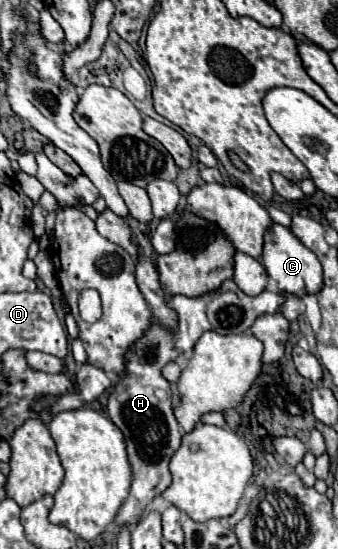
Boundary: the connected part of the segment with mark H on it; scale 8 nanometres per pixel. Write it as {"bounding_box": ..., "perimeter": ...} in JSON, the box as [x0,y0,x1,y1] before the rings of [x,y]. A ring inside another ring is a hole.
{"bounding_box":[108,286,284,528],"perimeter":[[[226,286],[220,290],[188,298],[188,296],[172,296],[168,300],[170,308],[178,312],[178,332],[162,332],[162,326],[158,326],[156,320],[152,320],[152,326],[148,332],[136,342],[134,352],[128,354],[128,366],[126,374],[120,378],[120,382],[114,386],[114,392],[108,398],[108,418],[124,432],[126,448],[128,448],[128,460],[132,464],[132,488],[128,500],[122,504],[114,524],[118,528],[138,524],[142,516],[146,514],[146,508],[152,504],[156,496],[160,496],[172,482],[168,464],[174,452],[180,448],[182,434],[178,430],[178,422],[174,418],[174,394],[162,376],[164,364],[176,360],[186,350],[194,348],[196,340],[206,330],[214,330],[218,334],[240,334],[248,332],[254,320],[260,314],[272,314],[278,312],[280,304],[284,302],[282,294],[272,294],[270,290],[264,290],[260,296],[244,296],[238,292],[228,292],[232,296],[226,296]]]}

